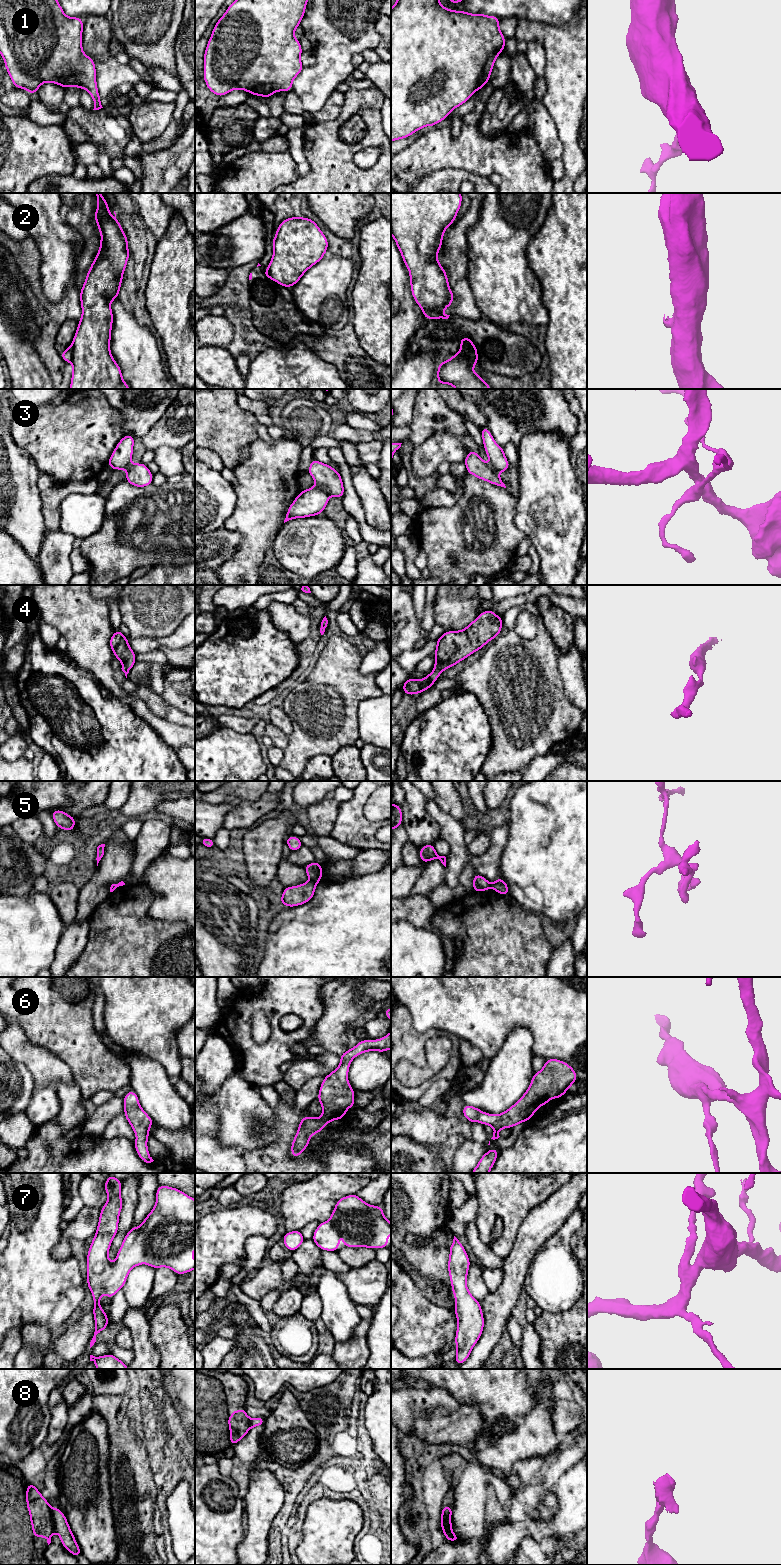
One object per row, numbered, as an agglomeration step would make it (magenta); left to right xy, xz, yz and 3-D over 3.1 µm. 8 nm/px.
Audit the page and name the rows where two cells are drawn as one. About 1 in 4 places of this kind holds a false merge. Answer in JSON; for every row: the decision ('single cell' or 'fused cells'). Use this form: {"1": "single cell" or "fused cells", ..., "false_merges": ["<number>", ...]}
{"1": "single cell", "2": "fused cells", "3": "fused cells", "4": "single cell", "5": "fused cells", "6": "single cell", "7": "single cell", "8": "fused cells", "false_merges": ["2", "3", "5", "8"]}

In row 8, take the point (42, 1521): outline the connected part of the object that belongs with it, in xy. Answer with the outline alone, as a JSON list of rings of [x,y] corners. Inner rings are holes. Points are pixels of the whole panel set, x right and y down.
[[[28,1483],[26,1490],[27,1509],[33,1529],[33,1538],[46,1537],[48,1545],[54,1533],[54,1518],[49,1502],[41,1495],[34,1484]]]

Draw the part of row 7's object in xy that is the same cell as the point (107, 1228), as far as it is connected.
[[[112,1174],[103,1184],[109,1197],[101,1209],[97,1232],[93,1237],[87,1254],[87,1285],[93,1296],[93,1315],[95,1332],[90,1342],[90,1348],[96,1342],[96,1335],[107,1328],[108,1315],[100,1307],[100,1297],[103,1293],[111,1300],[122,1290],[130,1270],[138,1265],[171,1268],[177,1275],[185,1274],[195,1269],[195,1260],[192,1251],[195,1250],[195,1200],[177,1188],[158,1185],[156,1204],[139,1227],[132,1227],[124,1237],[117,1253],[116,1260],[111,1264],[108,1260],[108,1251],[114,1236],[118,1232],[119,1214],[123,1200],[120,1196],[122,1181]]]

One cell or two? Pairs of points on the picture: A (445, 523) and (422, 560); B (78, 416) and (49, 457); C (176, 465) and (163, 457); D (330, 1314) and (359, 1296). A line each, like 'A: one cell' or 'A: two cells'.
A: two cells
B: one cell
C: one cell
D: two cells

